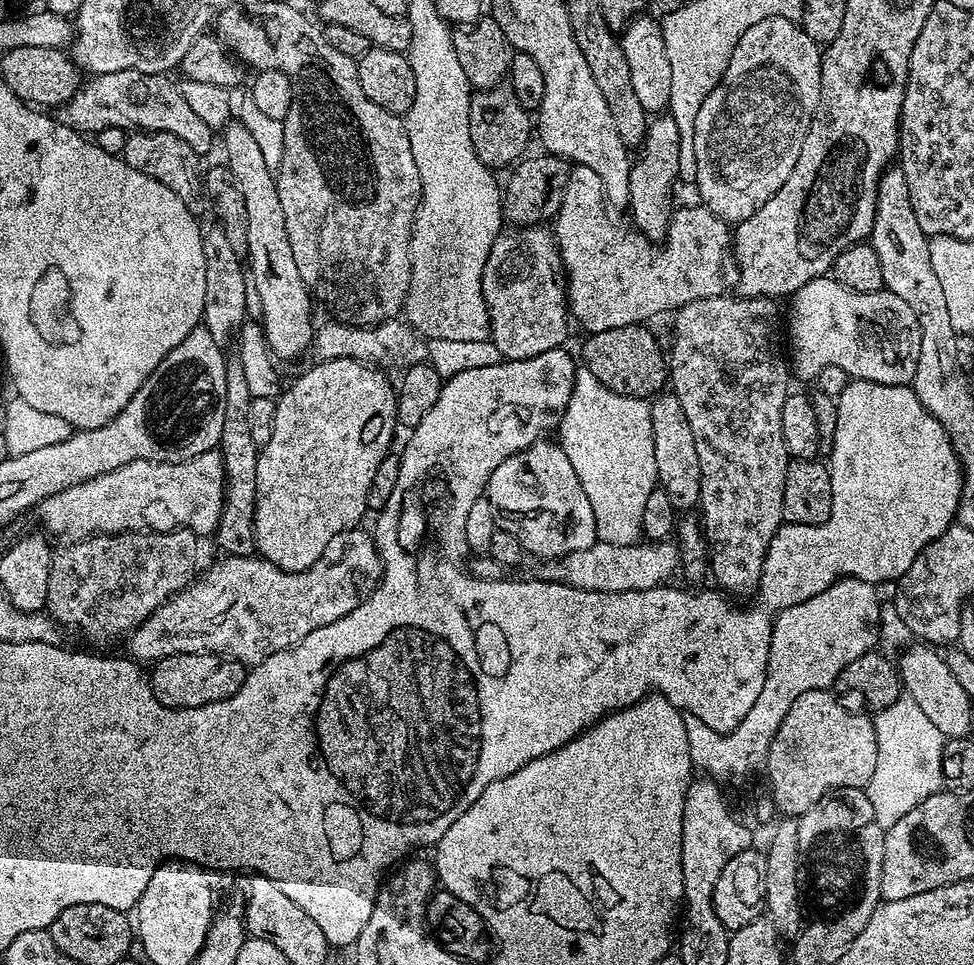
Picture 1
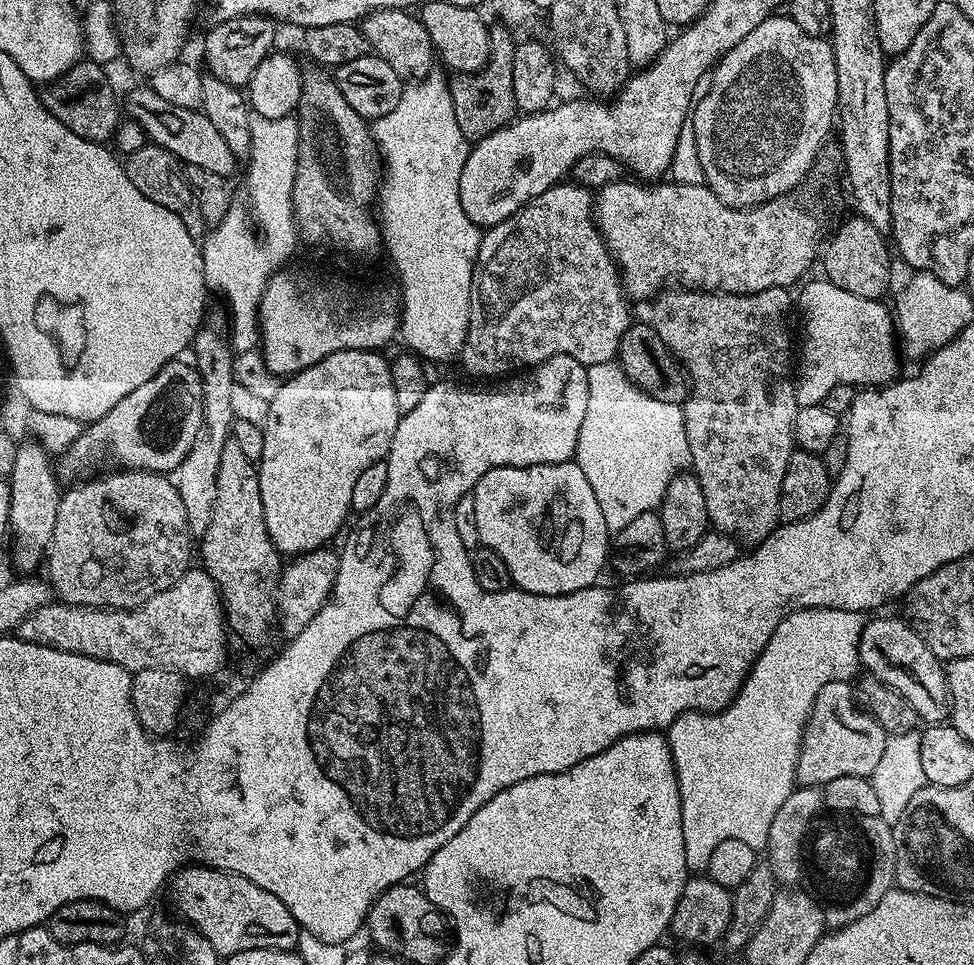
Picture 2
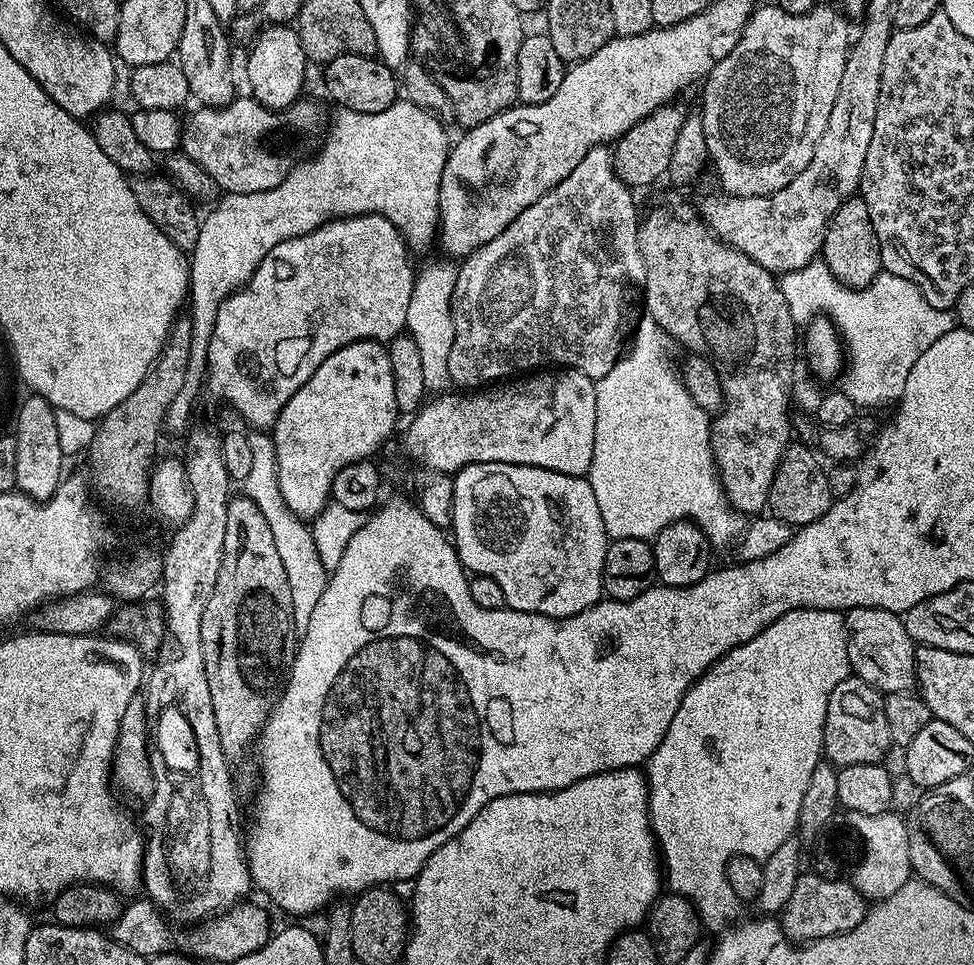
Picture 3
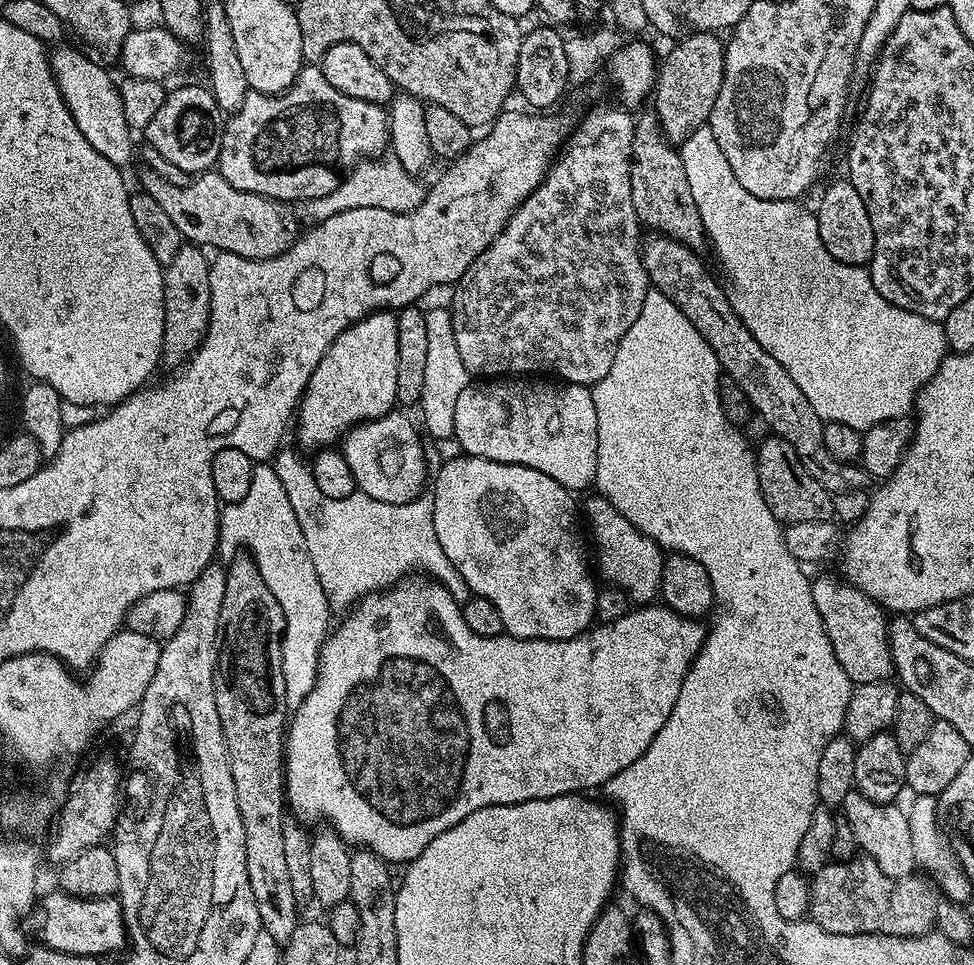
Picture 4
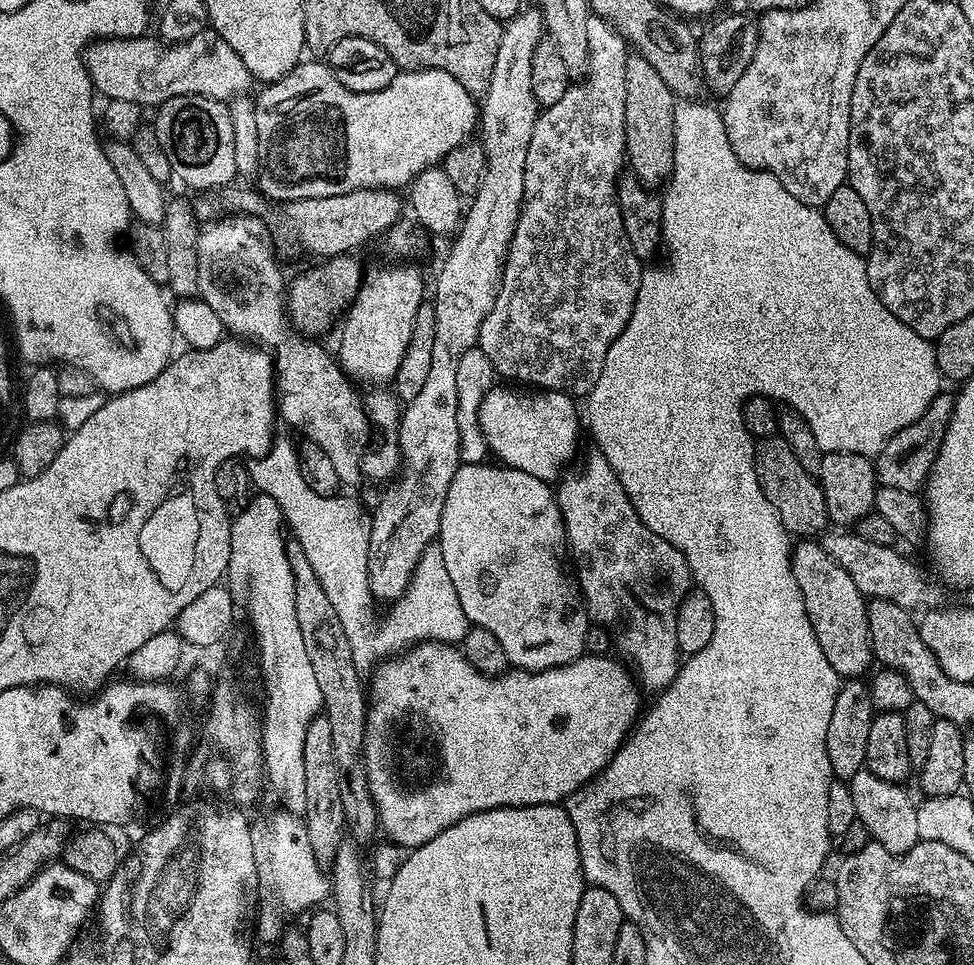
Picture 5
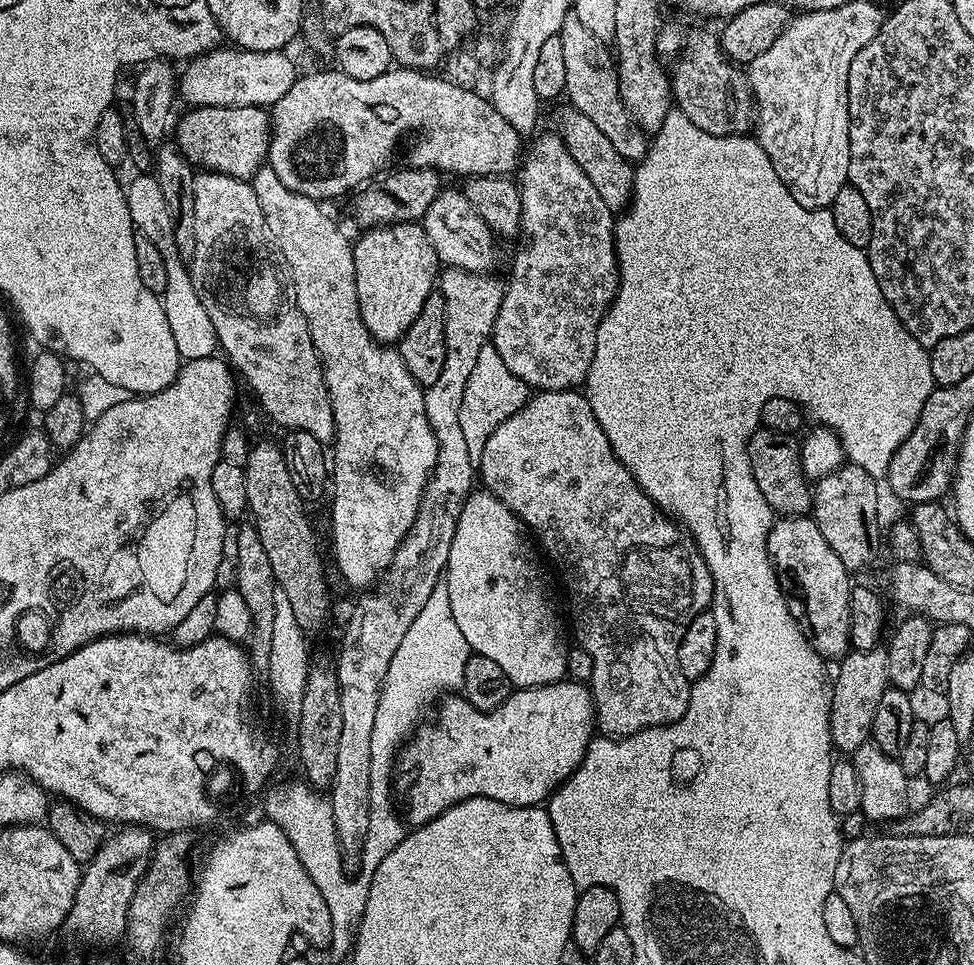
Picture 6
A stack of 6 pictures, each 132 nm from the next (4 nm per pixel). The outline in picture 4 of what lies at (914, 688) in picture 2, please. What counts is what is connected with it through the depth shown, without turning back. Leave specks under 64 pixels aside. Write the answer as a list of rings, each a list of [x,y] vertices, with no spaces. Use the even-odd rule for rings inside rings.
[[[820,576],[812,580],[814,606],[818,606],[830,646],[834,646],[834,654],[853,685],[887,681],[894,672],[888,641],[889,617],[885,609],[862,594],[860,588],[836,576]]]

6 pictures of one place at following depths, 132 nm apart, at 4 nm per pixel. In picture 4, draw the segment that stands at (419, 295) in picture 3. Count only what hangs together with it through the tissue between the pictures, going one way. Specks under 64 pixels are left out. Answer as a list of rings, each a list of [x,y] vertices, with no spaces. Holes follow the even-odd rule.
[[[447,307],[428,308],[425,311],[426,335],[428,336],[428,356],[426,357],[426,379],[422,385],[422,398],[419,411],[424,411],[422,428],[436,440],[453,439],[456,431],[456,407],[458,397],[470,382],[470,373],[462,362],[462,354],[458,354],[458,342],[454,338],[454,322],[452,313]]]

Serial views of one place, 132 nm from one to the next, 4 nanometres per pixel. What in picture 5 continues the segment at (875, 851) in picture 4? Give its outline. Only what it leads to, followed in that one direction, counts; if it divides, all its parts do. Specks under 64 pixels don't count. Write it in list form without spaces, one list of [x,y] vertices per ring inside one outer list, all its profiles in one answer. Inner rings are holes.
[[[861,770],[847,781],[850,795],[854,798],[854,810],[859,827],[864,827],[869,832],[871,839],[877,844],[886,846],[886,850],[903,854],[920,843],[918,834],[918,814],[916,813],[917,801],[907,792],[907,787],[891,784],[878,774]]]

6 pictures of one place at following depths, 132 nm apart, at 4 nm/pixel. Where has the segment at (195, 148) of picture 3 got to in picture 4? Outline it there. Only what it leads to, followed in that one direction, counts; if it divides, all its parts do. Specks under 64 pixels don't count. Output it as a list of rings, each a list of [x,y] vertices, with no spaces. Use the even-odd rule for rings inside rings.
[[[305,66],[301,68],[300,73],[296,76],[296,81],[282,93],[267,96],[261,92],[248,91],[240,109],[227,117],[222,142],[220,143],[218,171],[222,178],[226,178],[226,182],[230,182],[230,186],[234,186],[238,190],[246,190],[250,194],[262,194],[266,198],[281,202],[293,202],[292,200],[307,202],[317,200],[320,196],[338,190],[338,186],[344,180],[344,177],[357,164],[365,158],[379,157],[383,153],[380,151],[384,147],[387,149],[389,144],[389,113],[381,105],[362,102],[362,98],[350,98],[350,94],[342,94],[342,90],[334,90],[334,86],[330,86],[330,82],[326,82],[326,74],[322,74],[322,70],[318,66]]]

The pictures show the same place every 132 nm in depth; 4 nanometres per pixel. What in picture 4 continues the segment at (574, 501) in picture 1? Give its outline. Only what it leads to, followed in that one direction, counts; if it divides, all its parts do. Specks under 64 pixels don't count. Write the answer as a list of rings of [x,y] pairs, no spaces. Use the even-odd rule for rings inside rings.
[[[456,454],[453,460],[448,460],[440,468],[436,476],[436,489],[430,492],[434,502],[434,534],[438,534],[438,542],[442,551],[450,562],[454,562],[457,574],[464,580],[469,593],[473,596],[481,596],[490,602],[494,602],[494,610],[502,618],[503,631],[509,636],[517,636],[523,640],[569,640],[575,636],[581,636],[589,628],[593,627],[596,615],[596,594],[598,584],[592,581],[588,573],[590,560],[584,557],[584,544],[580,541],[580,528],[576,525],[576,512],[578,516],[578,504],[575,504],[573,493],[563,488],[550,474],[542,474],[542,470],[534,470],[530,466],[521,464],[503,464],[497,460],[490,460],[486,456],[470,456]]]

